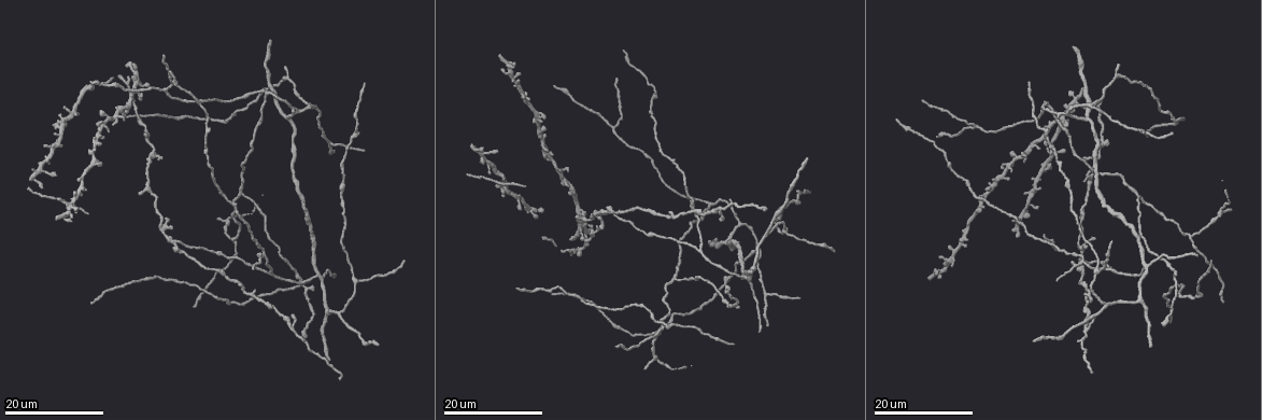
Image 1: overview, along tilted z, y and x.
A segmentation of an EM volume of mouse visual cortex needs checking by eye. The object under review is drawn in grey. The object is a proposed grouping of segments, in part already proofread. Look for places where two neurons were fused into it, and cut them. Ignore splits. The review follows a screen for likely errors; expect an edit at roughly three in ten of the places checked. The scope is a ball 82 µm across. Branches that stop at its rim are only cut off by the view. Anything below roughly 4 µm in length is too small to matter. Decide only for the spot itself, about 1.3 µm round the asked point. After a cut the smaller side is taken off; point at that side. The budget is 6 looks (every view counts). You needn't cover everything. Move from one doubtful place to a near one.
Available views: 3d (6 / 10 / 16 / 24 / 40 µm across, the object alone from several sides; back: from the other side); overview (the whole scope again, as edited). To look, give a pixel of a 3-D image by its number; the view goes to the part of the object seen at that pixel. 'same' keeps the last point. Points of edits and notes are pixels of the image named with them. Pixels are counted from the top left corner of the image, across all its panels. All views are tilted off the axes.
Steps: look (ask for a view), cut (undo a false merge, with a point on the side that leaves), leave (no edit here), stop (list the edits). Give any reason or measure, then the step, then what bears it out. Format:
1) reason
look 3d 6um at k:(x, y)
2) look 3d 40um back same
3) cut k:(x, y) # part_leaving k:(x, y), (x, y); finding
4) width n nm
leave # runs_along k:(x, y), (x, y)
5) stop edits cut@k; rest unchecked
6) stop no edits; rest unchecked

three arms meet
look 3d 16um at 1:(696, 248)

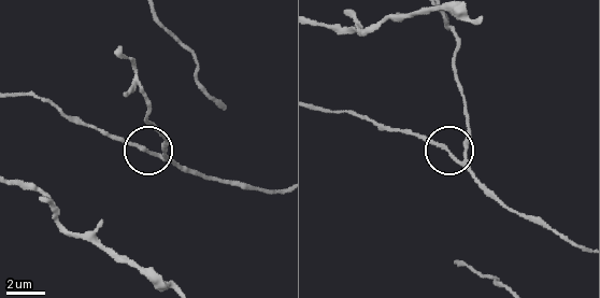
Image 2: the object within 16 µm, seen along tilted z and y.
closer look
look 3d 6um at 2:(456, 159)

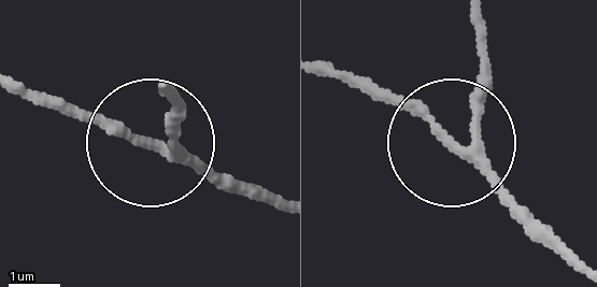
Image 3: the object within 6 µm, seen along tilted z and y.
width 200 nm
leave # runs_along 3:(275, 204), (167, 152), (156, 140), (175, 129), (170, 90); continuous, no second neuron

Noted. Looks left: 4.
a fork
look 3d 24um at 1:(744, 278)

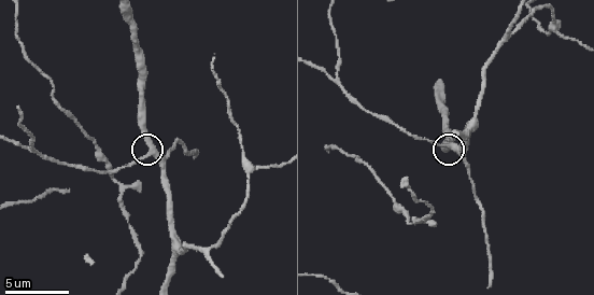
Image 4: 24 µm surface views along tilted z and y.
look 3d 6um at 4:(456, 148)

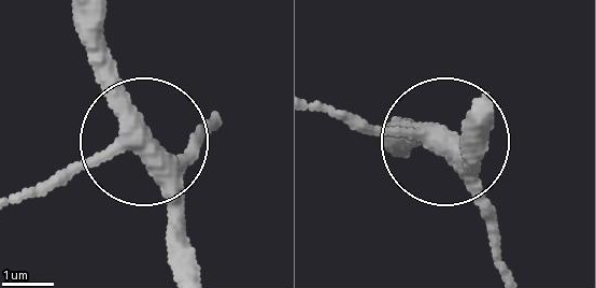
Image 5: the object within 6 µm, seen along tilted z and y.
arms 3
leave # runs_along 5:(314, 105), (434, 134), (498, 256); one neuron here

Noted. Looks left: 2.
a fork
look 3d 24um at 1:(1190, 235)

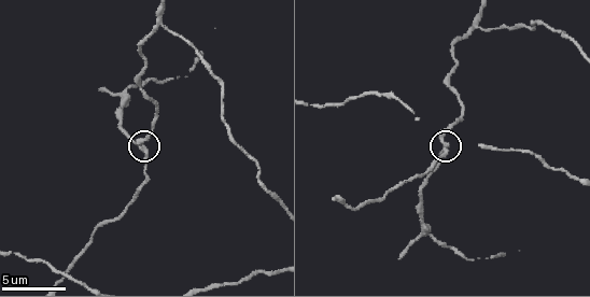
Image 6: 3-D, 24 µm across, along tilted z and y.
look 3d 6um at 6:(446, 145)

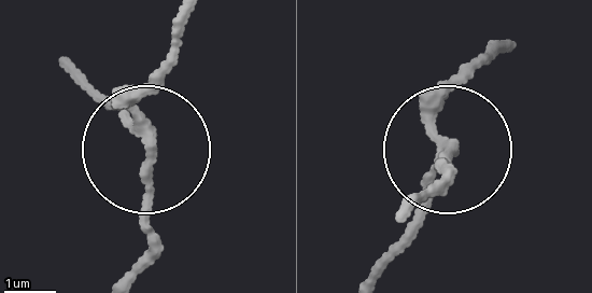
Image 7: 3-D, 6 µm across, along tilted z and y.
arms 3
leave # runs_along 7:(183, 24), (128, 97), (152, 157), (154, 262); continuous, no second neuron

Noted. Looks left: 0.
stop no edits; rest unchecked

